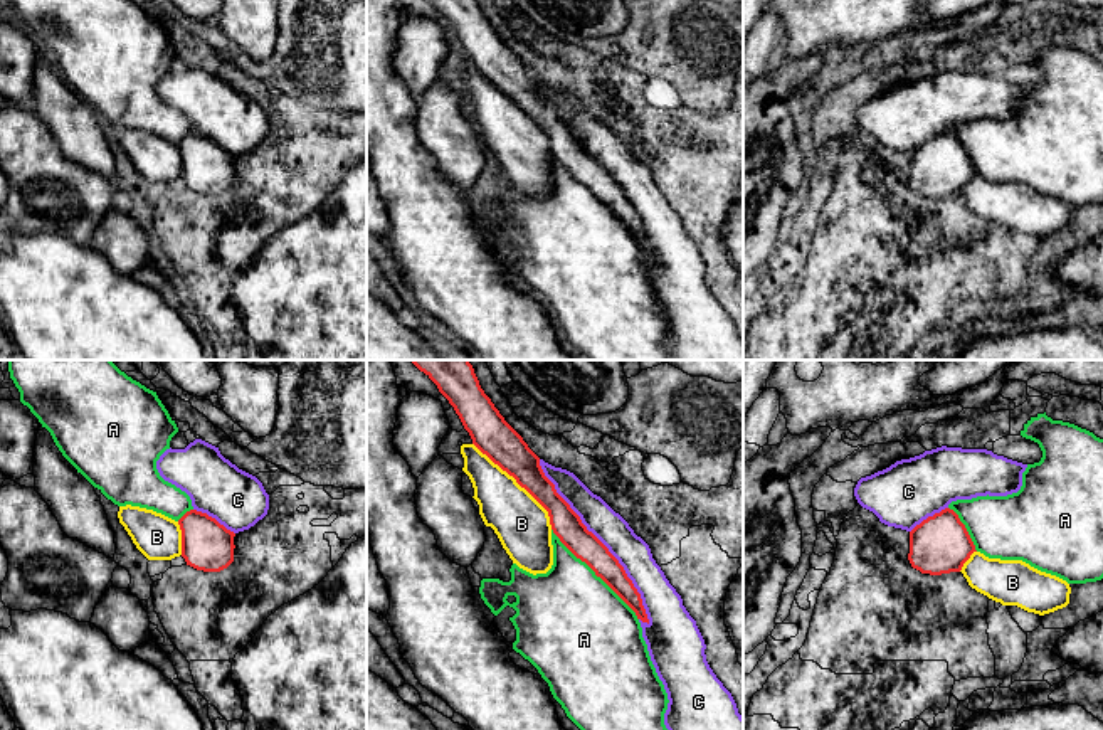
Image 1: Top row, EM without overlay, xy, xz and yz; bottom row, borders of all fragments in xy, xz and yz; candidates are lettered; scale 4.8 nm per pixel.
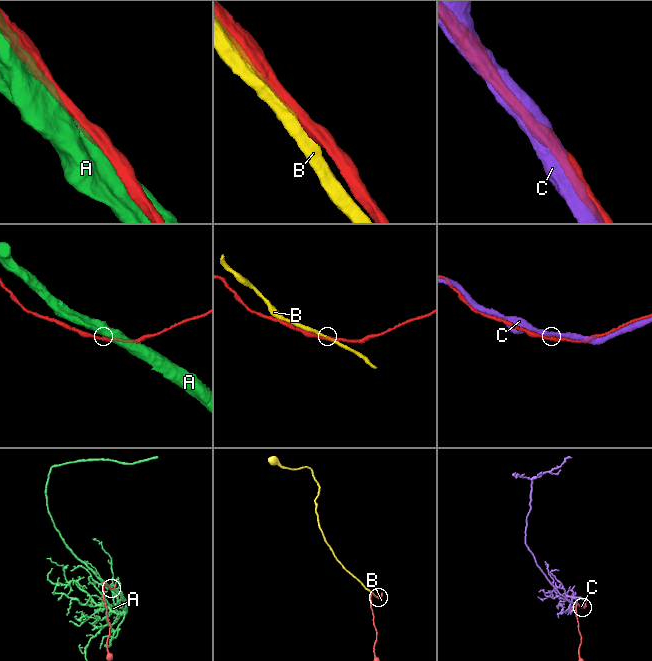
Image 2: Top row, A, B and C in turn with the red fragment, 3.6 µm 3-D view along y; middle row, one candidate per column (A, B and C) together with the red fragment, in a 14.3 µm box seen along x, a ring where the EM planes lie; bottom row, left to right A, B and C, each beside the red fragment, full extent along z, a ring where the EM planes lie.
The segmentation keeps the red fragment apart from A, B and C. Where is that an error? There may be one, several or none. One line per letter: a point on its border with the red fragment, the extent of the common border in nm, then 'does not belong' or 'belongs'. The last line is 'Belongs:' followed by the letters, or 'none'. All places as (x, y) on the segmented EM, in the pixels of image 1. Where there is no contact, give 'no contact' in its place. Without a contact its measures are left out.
A: contact xz (596, 574); length 600 nm; does not belong
B: contact xz (518, 483); length 550 nm; does not belong
C: contact xz (601, 542); length 950 nm; belongs
Belongs: C

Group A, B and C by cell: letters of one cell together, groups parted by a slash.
A B / C

